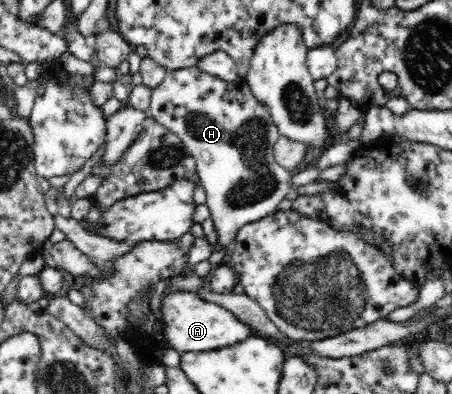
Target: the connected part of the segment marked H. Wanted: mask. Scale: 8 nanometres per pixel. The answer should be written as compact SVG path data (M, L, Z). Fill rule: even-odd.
M198 67L167 69L165 78L151 89L150 99L147 114L175 133L195 159L207 198L206 205L214 220L213 226L219 233L220 246L228 245L231 251L235 233L241 226L275 213L275 207L292 187L290 177L293 172L283 168L274 158L273 145L280 137L280 132L271 109L255 97L245 77L238 76L234 81L227 81Z

